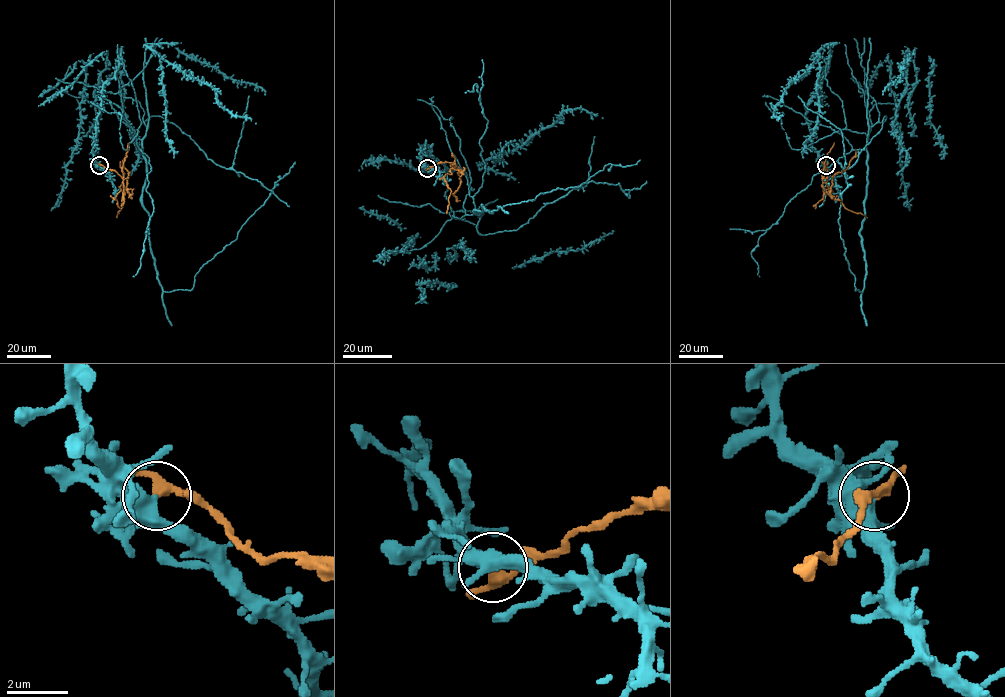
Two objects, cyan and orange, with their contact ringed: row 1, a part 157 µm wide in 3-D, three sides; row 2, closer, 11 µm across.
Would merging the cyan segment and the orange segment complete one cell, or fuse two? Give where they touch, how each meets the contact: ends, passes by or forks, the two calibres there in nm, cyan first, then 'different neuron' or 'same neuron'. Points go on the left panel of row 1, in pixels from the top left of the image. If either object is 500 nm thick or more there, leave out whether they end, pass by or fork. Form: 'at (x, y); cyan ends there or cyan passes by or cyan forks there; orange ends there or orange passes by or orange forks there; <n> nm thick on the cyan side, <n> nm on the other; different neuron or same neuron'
at (99, 165); cyan forks there; orange passes by; 320 nm thick on the cyan side, 260 nm on the other; different neuron

